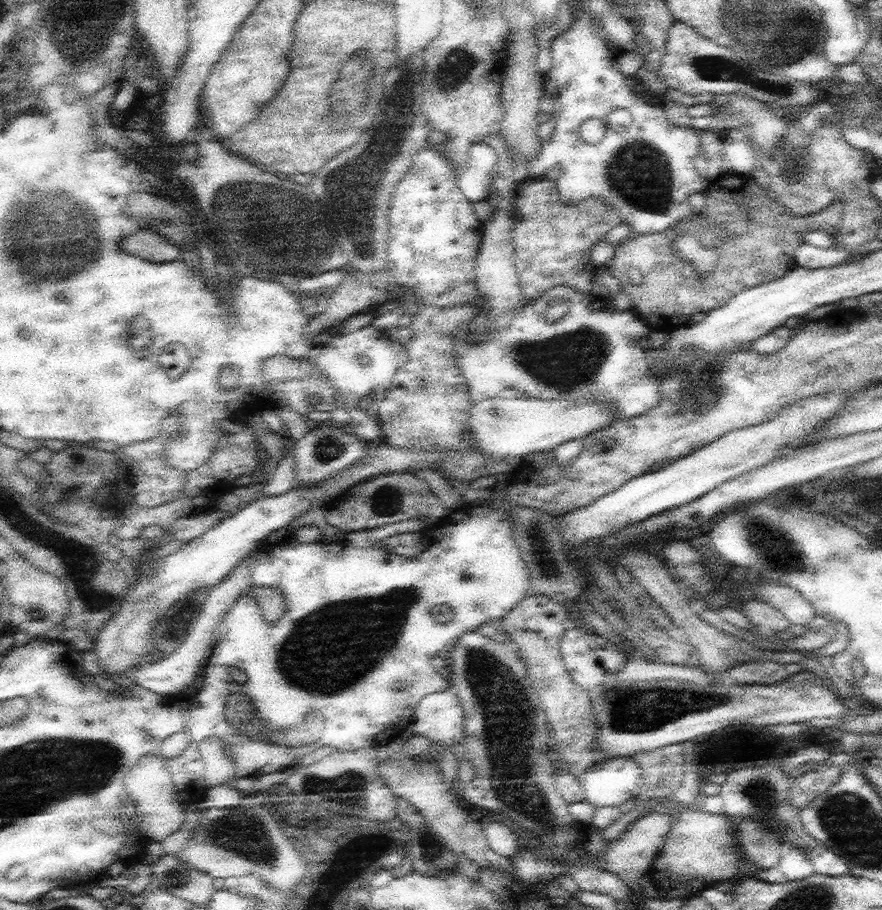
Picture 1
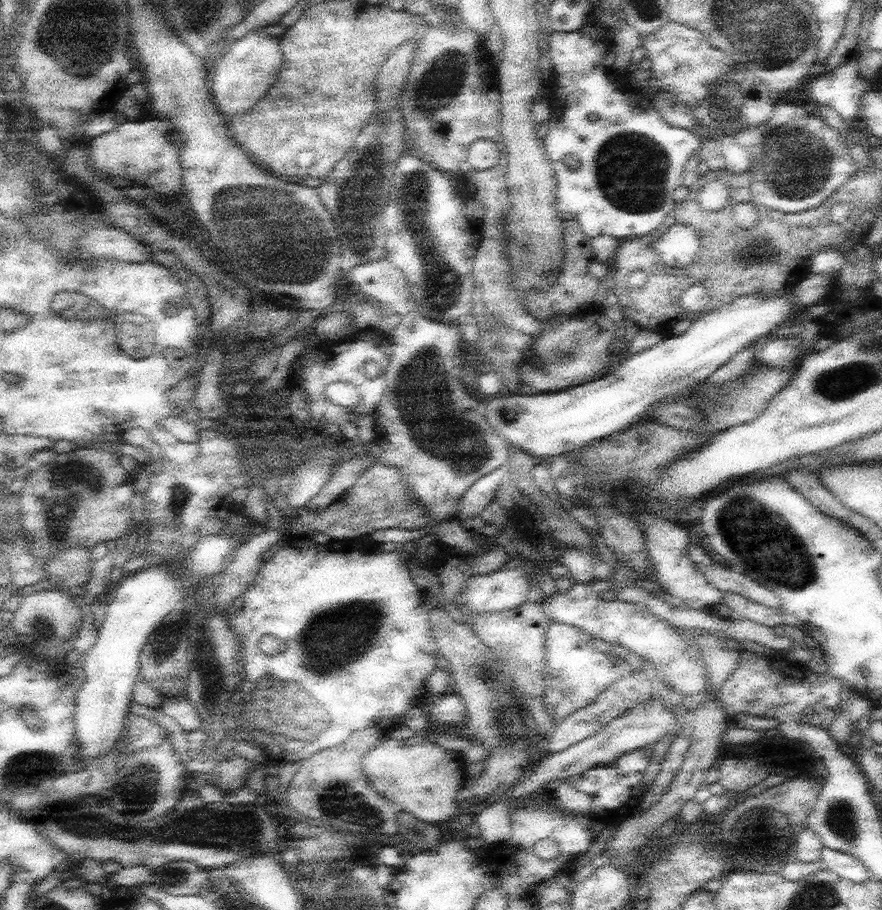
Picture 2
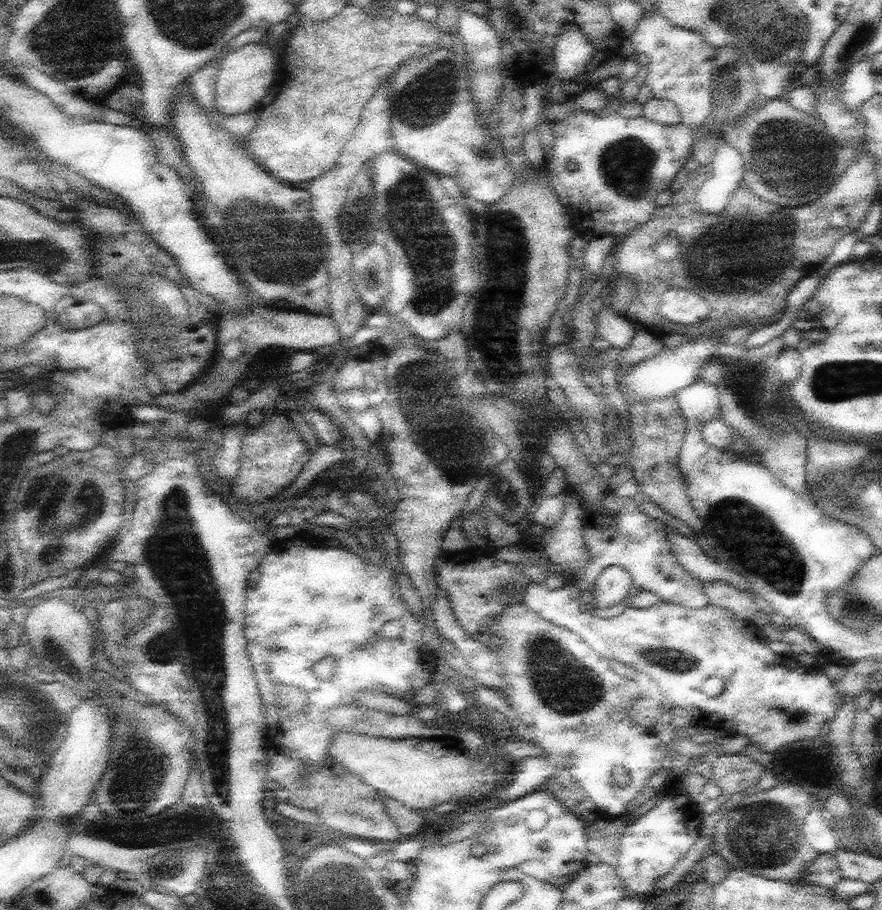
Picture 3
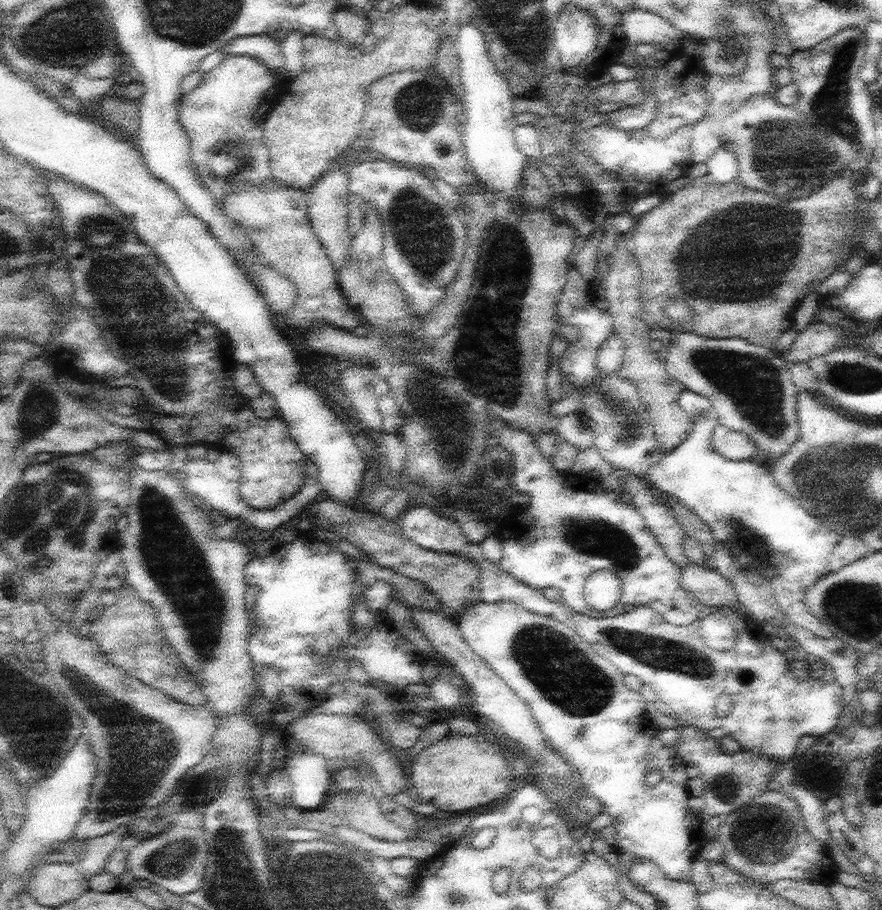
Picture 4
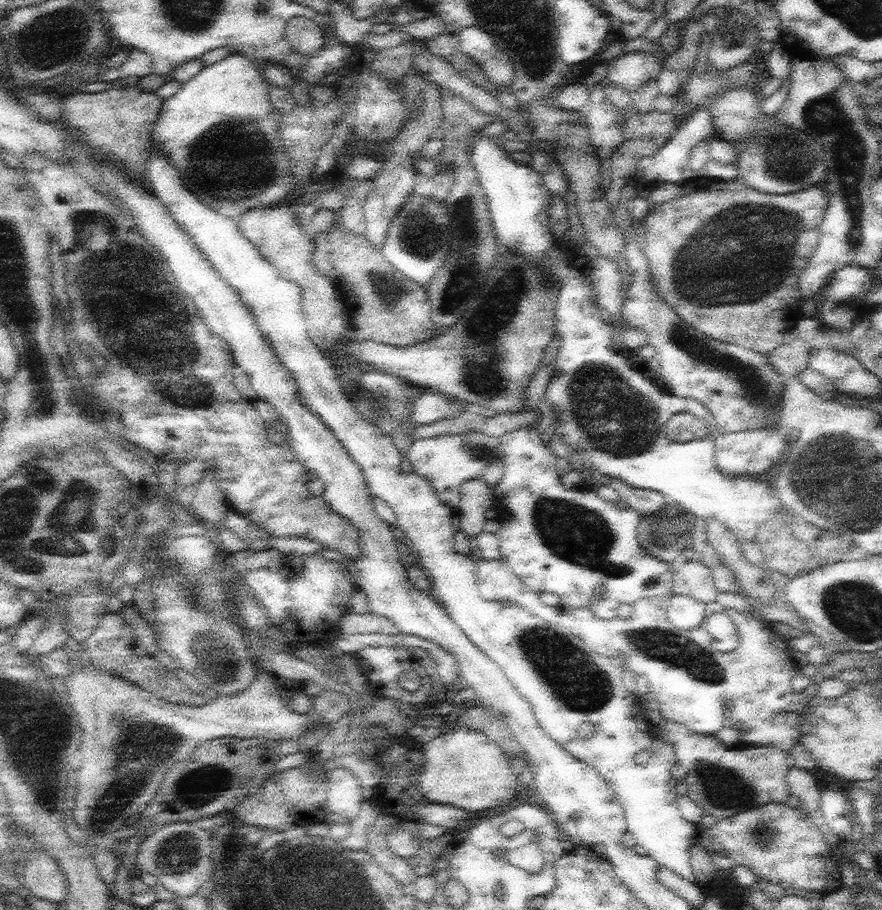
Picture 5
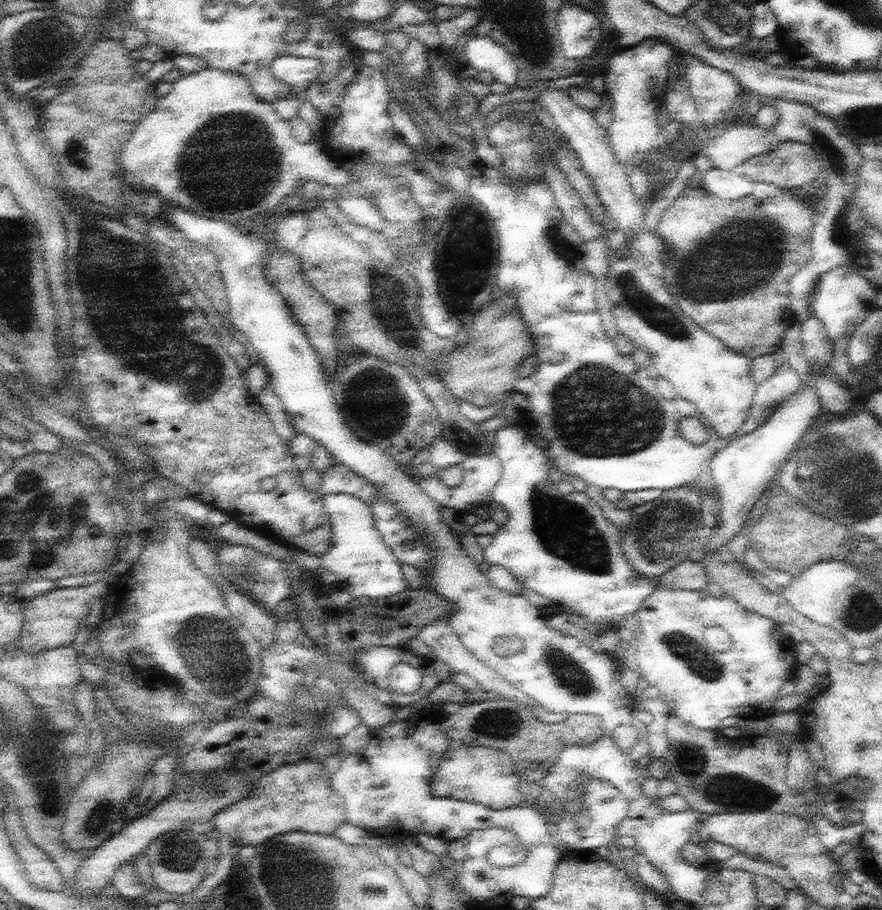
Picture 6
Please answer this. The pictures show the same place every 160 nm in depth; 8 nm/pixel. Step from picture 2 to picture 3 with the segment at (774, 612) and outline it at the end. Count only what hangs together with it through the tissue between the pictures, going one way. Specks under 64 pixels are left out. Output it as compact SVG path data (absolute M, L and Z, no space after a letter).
M724 580L704 583L704 592L710 605L729 608L742 620L752 621L759 611L754 593L740 590Z

